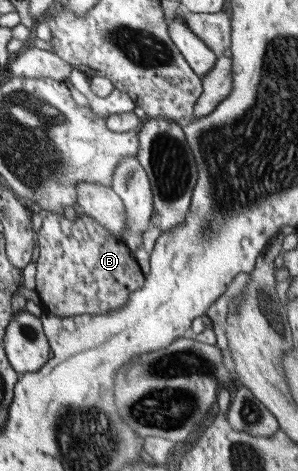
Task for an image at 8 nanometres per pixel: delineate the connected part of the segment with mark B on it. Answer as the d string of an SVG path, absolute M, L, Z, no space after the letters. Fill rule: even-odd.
M48 212L45 219L42 221L42 227L38 234L37 245L39 245L39 257L37 258L37 273L36 273L36 291L39 294L44 313L49 312L50 314L57 314L58 316L75 316L75 315L101 315L116 309L119 309L127 300L128 297L133 293L133 291L137 291L140 287L143 287L143 284L146 281L146 276L141 272L141 268L139 268L139 264L135 260L133 253L130 249L120 241L118 237L111 235L100 225L99 222L95 221L91 216L87 216L86 214L81 217L78 215L77 220L75 222L68 220L63 215L59 213L51 213Z

